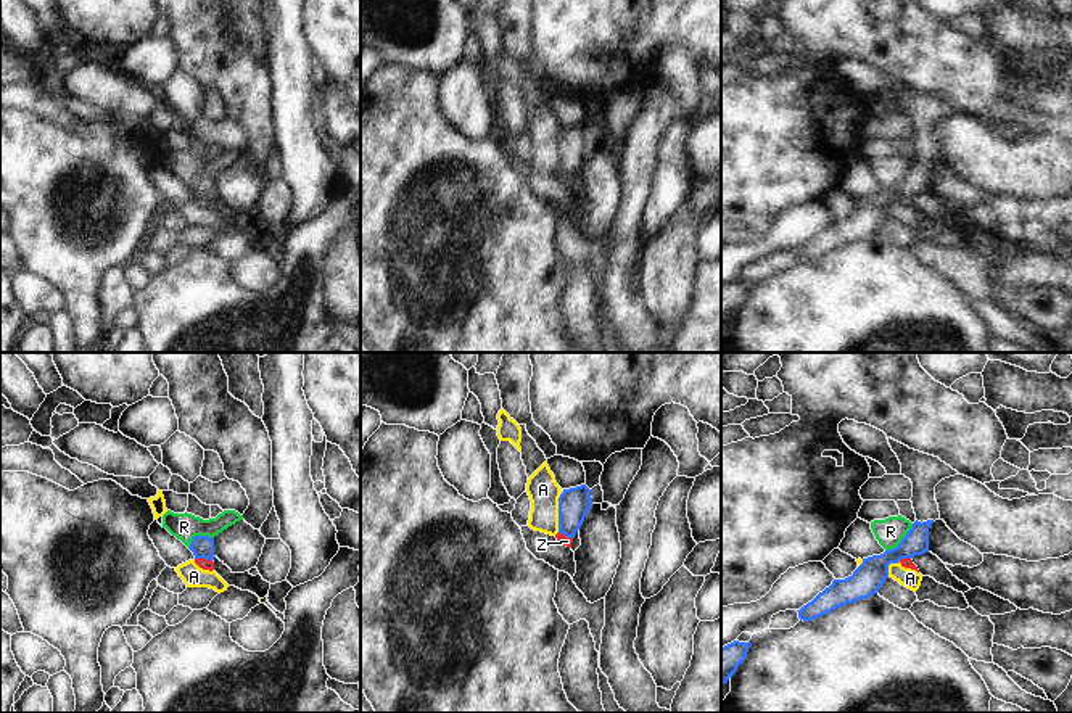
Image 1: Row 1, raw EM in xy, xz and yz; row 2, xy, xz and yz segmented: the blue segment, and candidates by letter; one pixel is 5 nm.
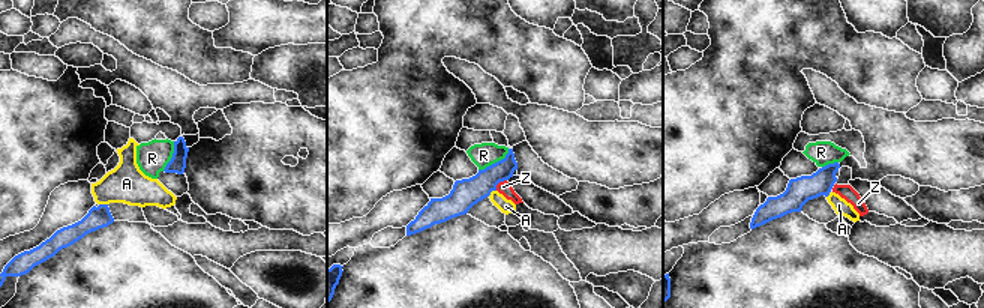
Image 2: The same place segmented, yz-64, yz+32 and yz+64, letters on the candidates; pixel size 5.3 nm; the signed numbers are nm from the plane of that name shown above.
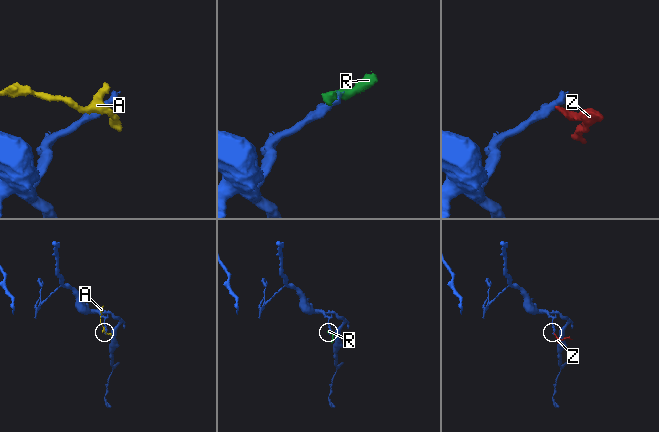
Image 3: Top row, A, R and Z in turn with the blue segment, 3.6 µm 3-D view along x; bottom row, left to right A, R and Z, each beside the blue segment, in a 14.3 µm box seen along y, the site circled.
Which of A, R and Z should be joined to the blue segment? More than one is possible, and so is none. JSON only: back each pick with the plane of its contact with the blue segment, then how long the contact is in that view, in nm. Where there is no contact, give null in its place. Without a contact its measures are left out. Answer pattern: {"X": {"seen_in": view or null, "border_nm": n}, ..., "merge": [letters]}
{"merge": []}

